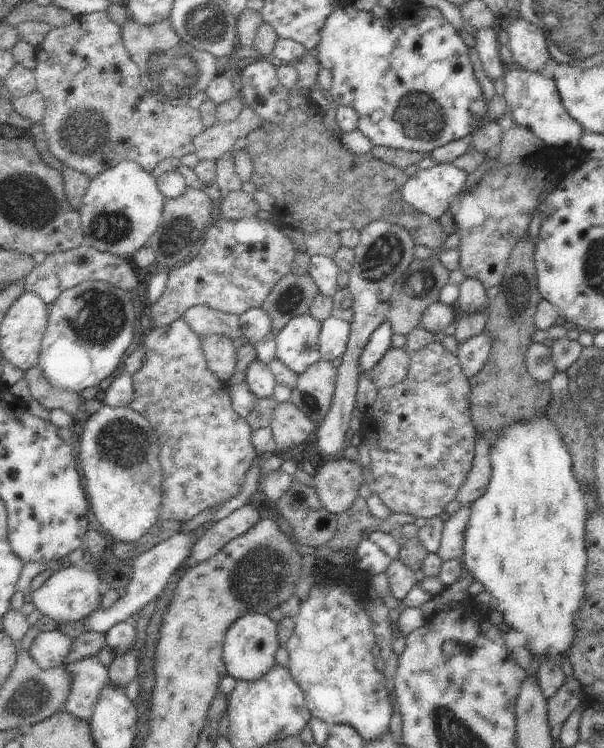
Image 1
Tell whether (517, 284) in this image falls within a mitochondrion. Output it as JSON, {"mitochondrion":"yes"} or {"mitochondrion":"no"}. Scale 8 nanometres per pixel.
{"mitochondrion":"yes"}

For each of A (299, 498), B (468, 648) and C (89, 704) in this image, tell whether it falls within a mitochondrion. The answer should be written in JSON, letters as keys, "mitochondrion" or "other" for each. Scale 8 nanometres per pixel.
{"A":"mitochondrion","B":"other","C":"other"}

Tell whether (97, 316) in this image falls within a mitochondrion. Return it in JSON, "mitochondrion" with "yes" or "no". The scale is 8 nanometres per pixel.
{"mitochondrion":"yes"}

